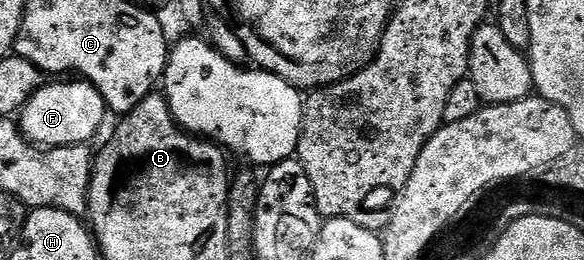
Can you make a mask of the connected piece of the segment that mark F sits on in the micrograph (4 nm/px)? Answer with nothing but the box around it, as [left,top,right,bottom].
[18,82,106,148]

